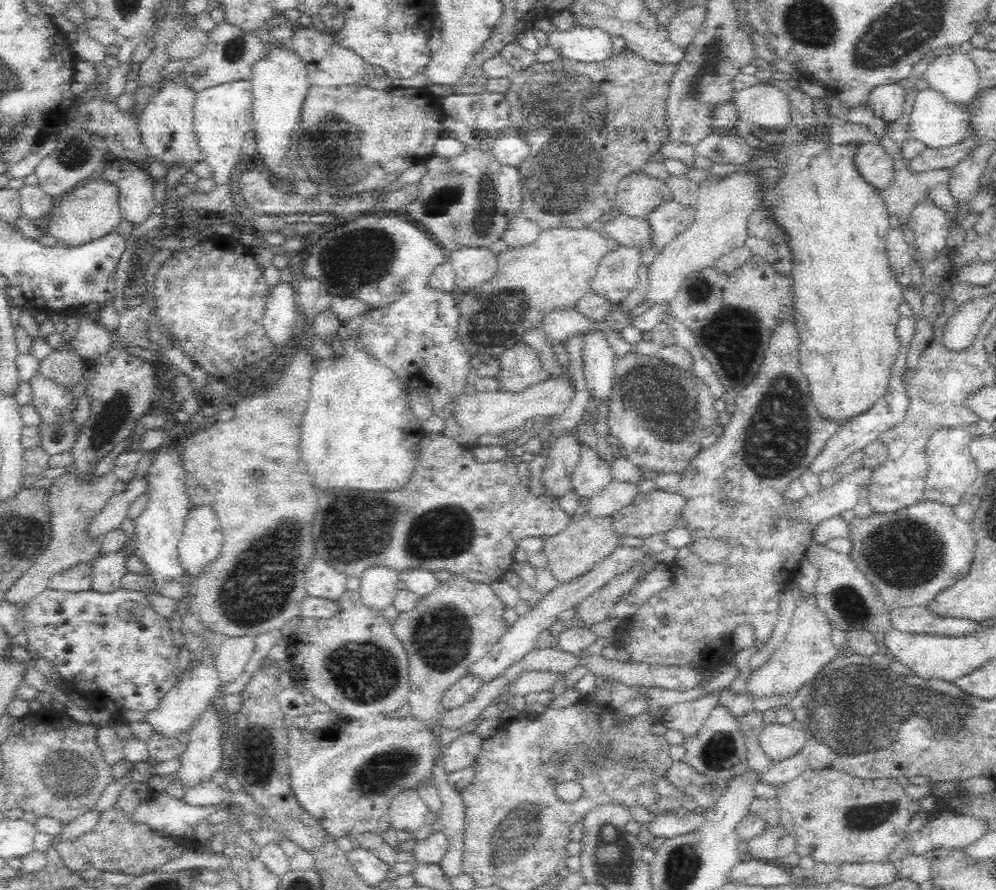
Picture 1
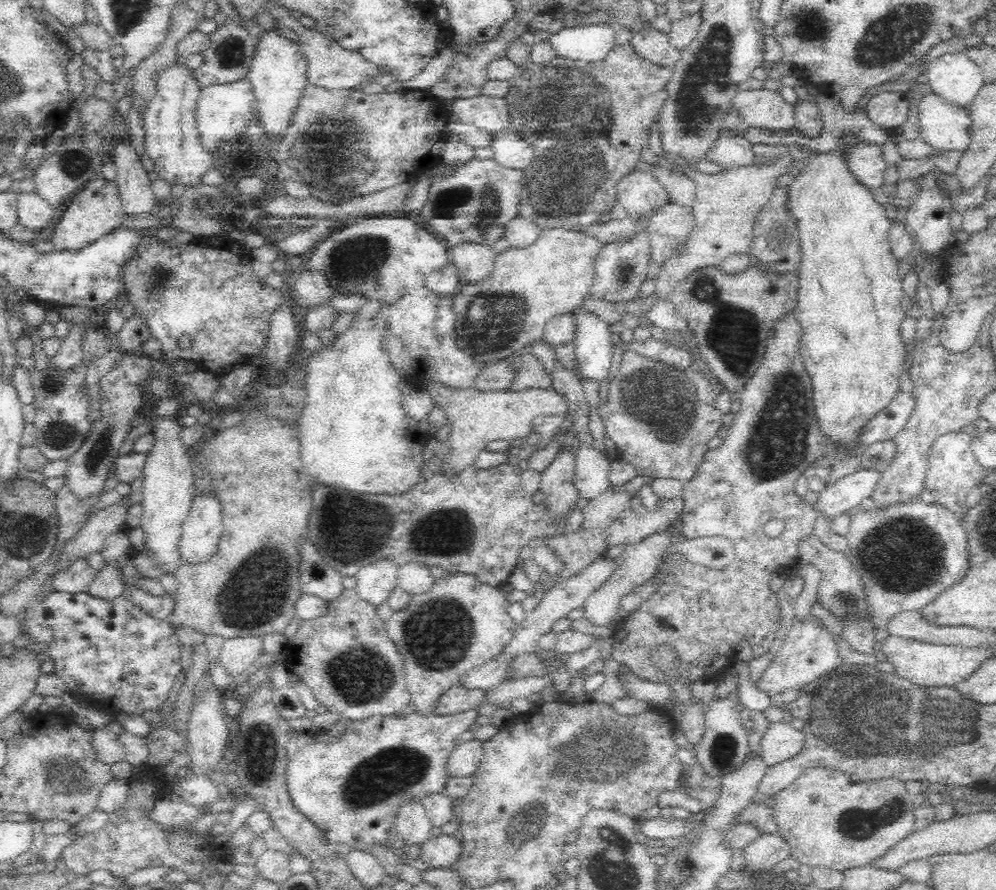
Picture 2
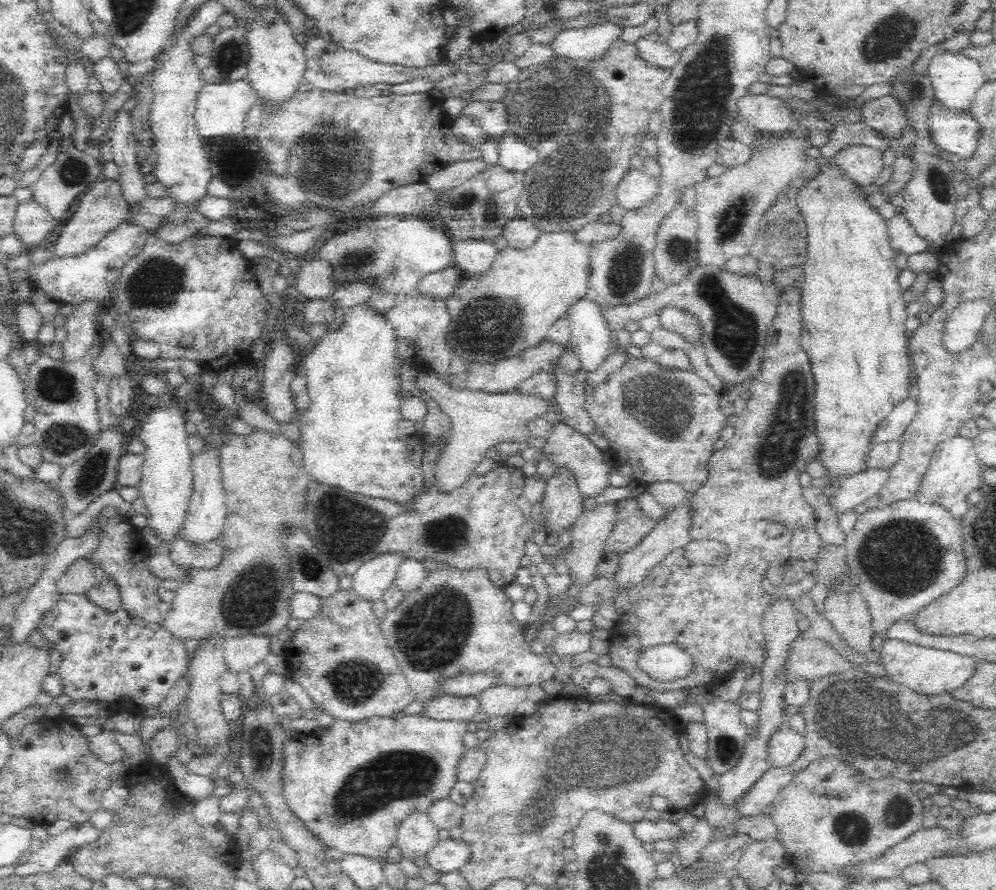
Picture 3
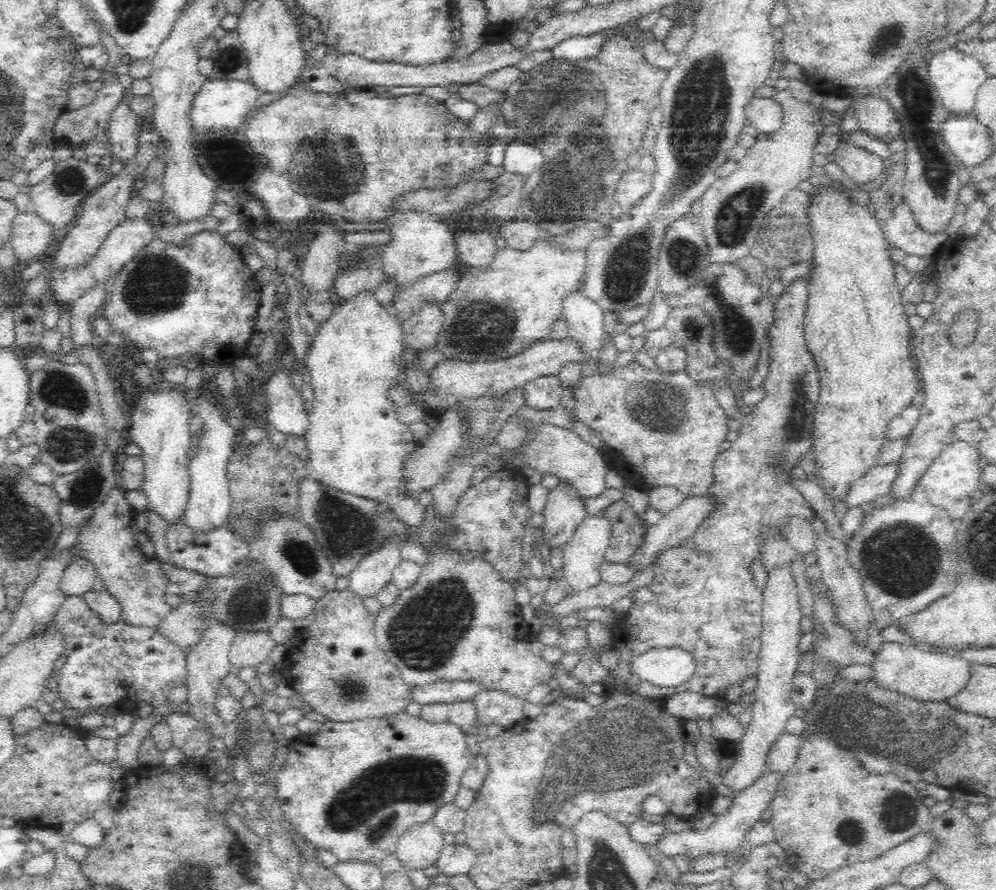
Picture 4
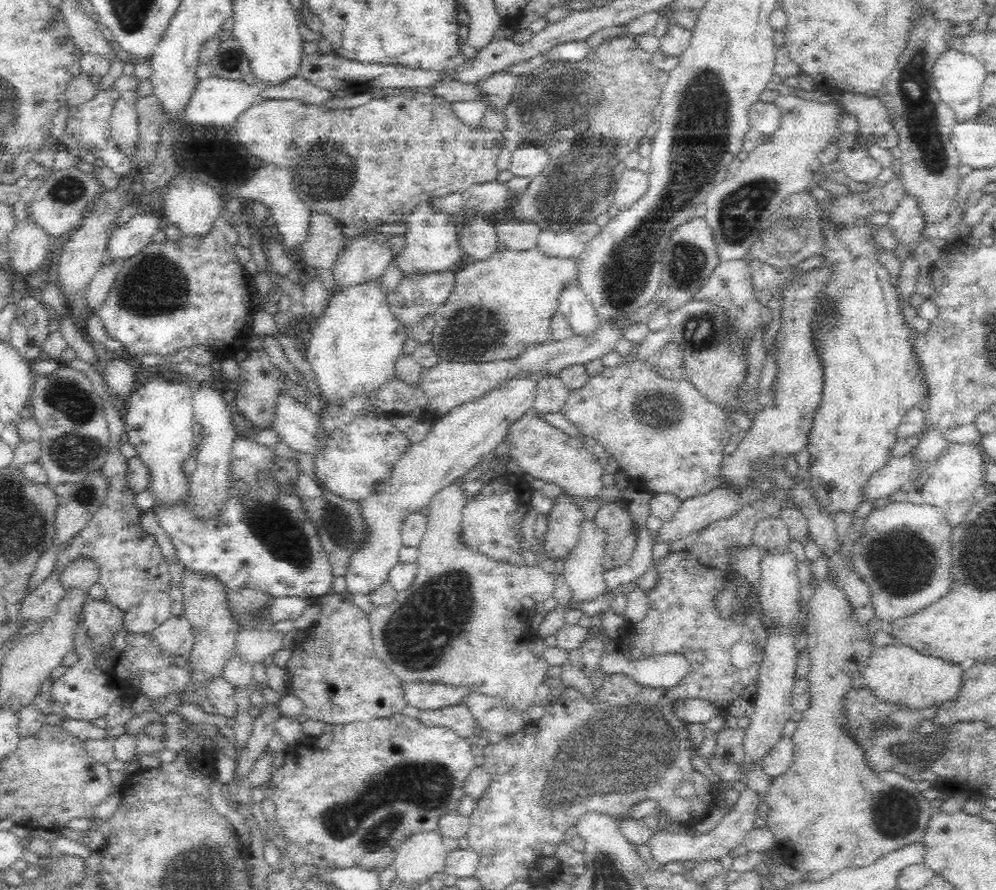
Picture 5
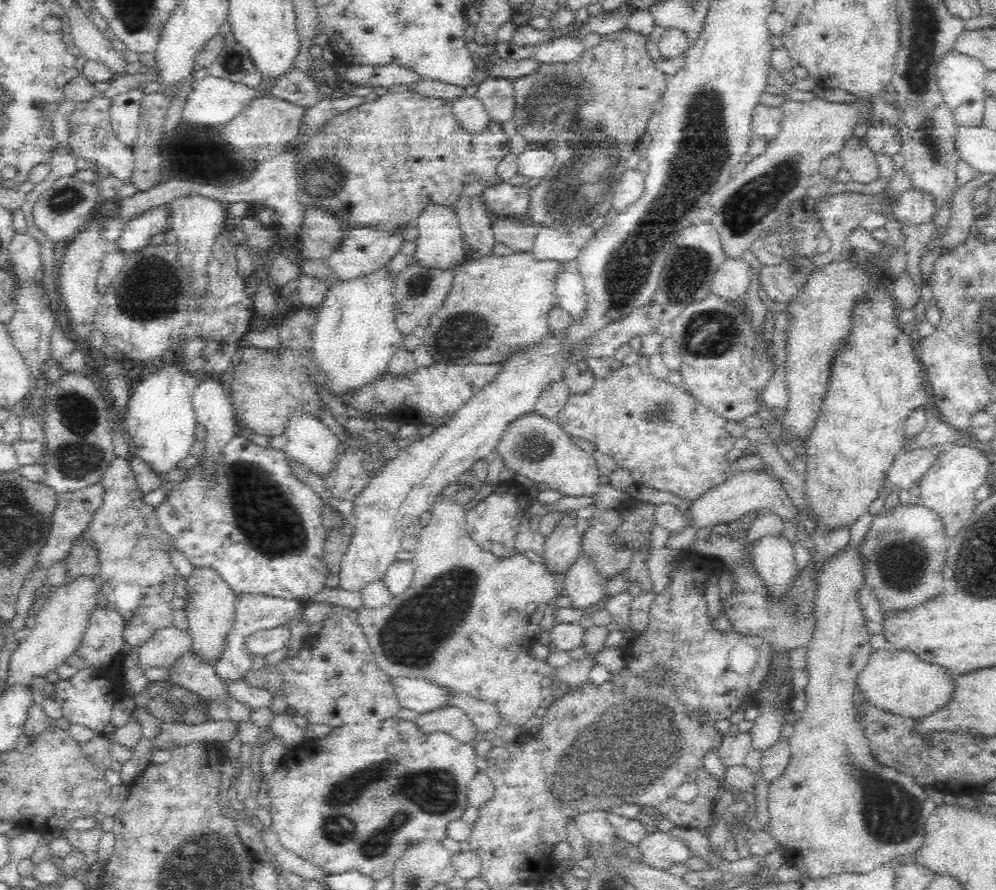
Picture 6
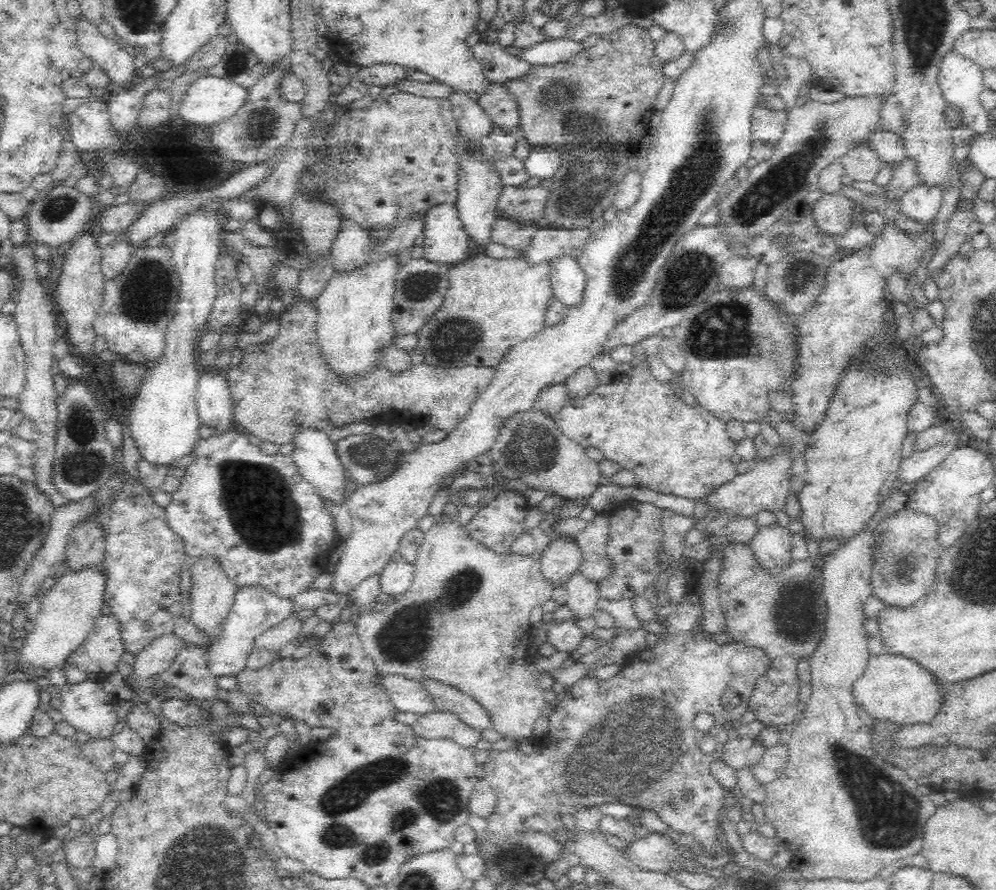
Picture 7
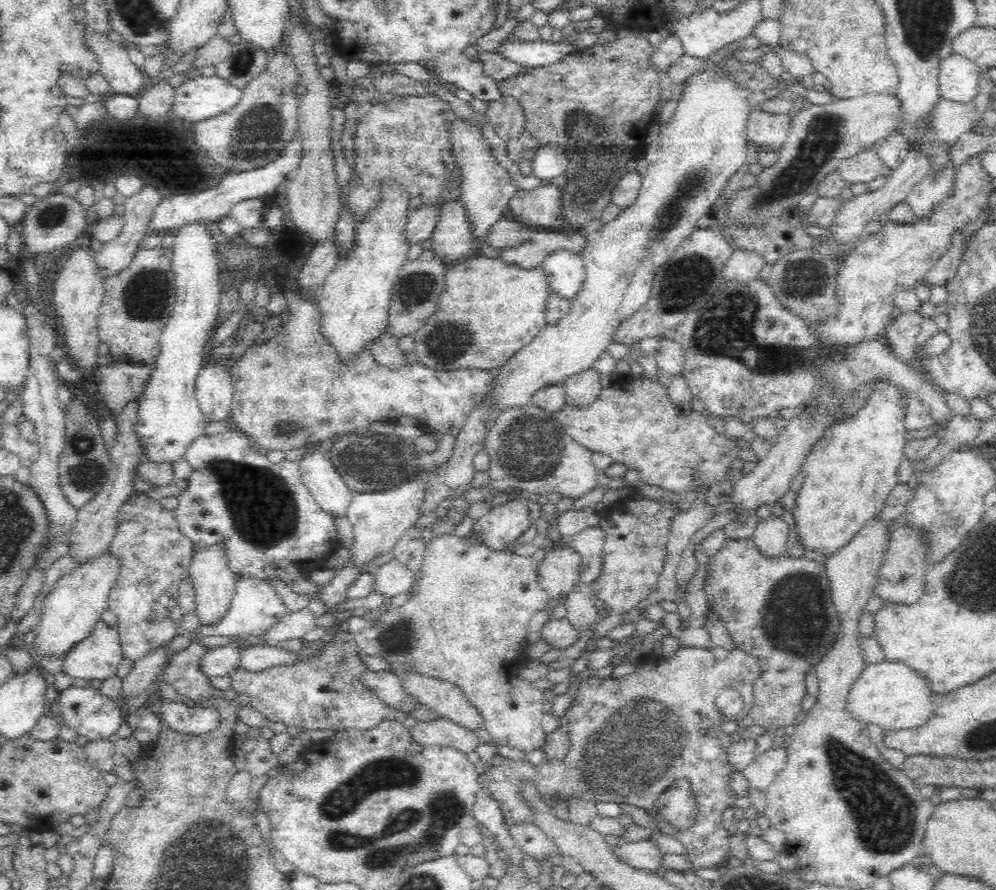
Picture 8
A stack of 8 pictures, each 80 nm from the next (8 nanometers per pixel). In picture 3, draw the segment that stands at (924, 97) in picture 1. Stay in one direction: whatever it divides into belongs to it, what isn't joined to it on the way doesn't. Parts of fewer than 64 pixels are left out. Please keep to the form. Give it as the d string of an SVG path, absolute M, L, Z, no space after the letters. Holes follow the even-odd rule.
M932 99L927 121L929 137L939 150L962 159L970 158L977 145L978 123L969 109L958 112Z

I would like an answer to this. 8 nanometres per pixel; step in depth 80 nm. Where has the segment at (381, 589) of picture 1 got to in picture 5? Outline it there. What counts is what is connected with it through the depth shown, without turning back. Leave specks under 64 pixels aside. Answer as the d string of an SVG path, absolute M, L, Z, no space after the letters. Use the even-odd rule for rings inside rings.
M534 374L530 377L512 378L508 384L501 386L498 390L493 390L482 398L454 407L447 412L442 418L439 418L431 426L430 431L424 439L412 446L400 457L397 465L394 466L393 474L389 480L372 496L364 498L361 502L363 507L363 516L366 518L367 540L351 559L348 573L344 576L346 579L346 592L350 594L369 595L373 593L380 585L389 580L389 573L399 564L399 552L403 546L402 541L402 524L406 520L410 511L420 510L429 506L434 494L442 491L455 478L464 475L470 471L473 466L486 460L485 456L492 452L507 435L509 426L522 418L526 413L532 413L532 401L535 393L535 384L548 374Z

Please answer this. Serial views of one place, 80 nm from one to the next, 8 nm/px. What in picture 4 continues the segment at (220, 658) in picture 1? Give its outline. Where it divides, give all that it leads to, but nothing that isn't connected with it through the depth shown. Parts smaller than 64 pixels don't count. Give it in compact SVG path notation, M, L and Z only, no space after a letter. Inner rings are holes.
M244 632L235 636L228 650L229 672L240 668L256 667L268 661L277 643L268 632Z

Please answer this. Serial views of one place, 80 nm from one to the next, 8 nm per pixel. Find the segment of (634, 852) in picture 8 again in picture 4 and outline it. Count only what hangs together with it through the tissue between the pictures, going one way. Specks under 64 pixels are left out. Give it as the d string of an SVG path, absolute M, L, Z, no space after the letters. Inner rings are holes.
M766 771L760 778L754 781L752 786L748 786L742 793L738 793L736 798L731 802L730 810L722 816L718 816L713 824L706 830L695 830L693 828L684 829L677 833L664 834L658 842L655 843L655 847L658 852L666 857L674 857L678 854L686 854L692 858L702 856L712 851L728 851L734 852L738 846L745 840L745 830L751 827L757 820L760 820L760 816L764 814L764 810L768 809L774 794L778 791L780 782L784 780L786 773L776 771Z

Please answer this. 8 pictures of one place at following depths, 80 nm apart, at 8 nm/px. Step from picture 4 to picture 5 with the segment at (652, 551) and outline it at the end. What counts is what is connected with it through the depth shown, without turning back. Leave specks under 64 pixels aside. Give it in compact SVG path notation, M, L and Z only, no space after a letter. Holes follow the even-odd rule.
M723 485L716 487L715 490L707 494L687 498L687 500L681 502L678 512L668 522L662 522L662 526L658 528L658 532L654 536L656 539L654 543L670 542L678 546L687 536L696 532L700 533L704 527L710 526L716 520L727 518L727 515L734 514L736 510L740 510L742 506L746 506L746 503L754 502L756 498L759 498L759 494L756 491L752 491L752 488L742 494L734 494L734 491L724 488Z

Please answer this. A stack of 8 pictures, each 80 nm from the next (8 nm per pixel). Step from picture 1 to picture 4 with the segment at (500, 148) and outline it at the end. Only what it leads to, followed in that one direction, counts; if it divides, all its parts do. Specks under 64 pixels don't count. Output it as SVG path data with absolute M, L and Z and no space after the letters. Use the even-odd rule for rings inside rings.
M512 141L504 142L504 162L502 168L511 174L527 177L532 172L543 168L545 160L542 159L541 150L530 146L526 142Z

